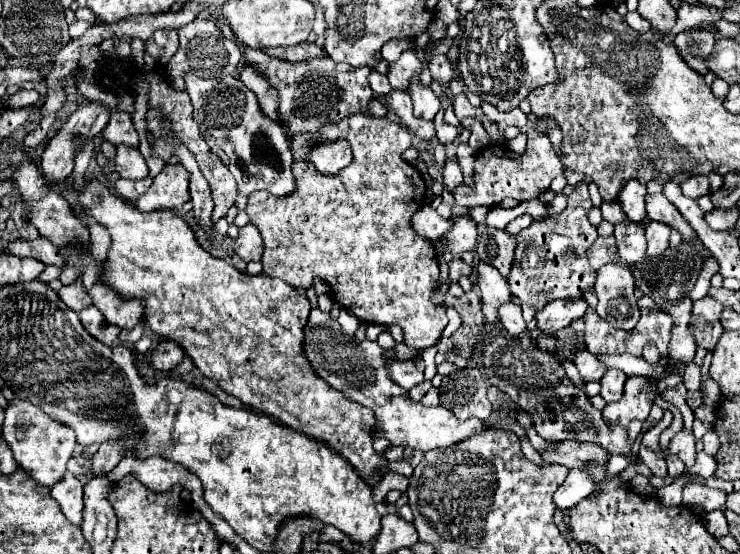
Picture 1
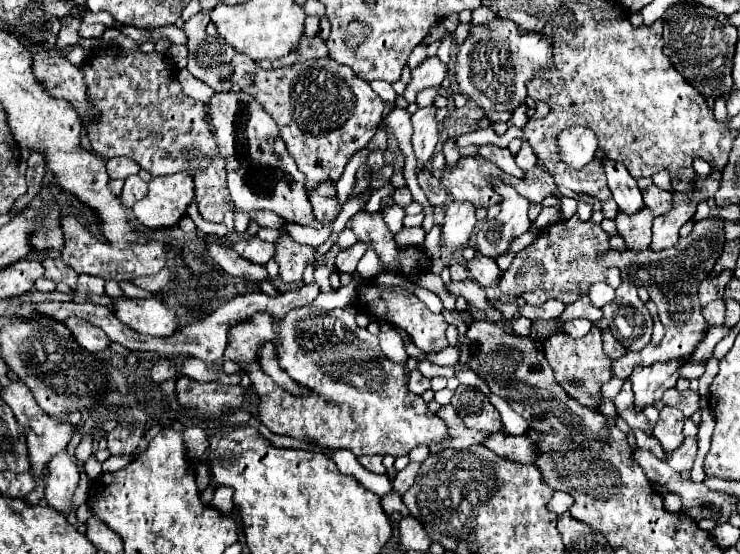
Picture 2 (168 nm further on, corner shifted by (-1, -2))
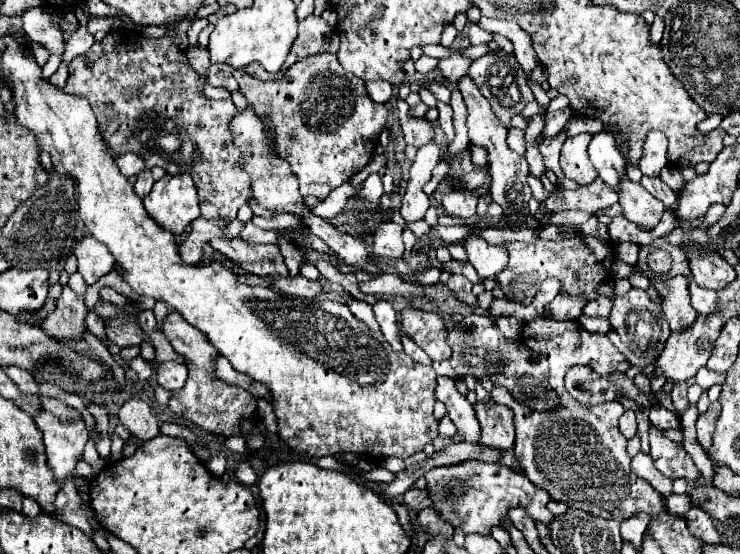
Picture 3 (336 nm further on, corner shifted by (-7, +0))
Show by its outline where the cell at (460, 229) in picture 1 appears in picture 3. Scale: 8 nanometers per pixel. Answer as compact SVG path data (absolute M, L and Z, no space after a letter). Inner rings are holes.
M451 191L443 197L441 205L447 215L457 215L457 217L469 219L475 215L477 199L475 199L475 195L459 195L459 191Z

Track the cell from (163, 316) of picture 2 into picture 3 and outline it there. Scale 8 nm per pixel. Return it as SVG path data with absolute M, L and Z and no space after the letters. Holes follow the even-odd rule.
M177 311L167 313L167 317L163 321L163 333L165 333L167 341L173 345L173 349L189 361L187 363L187 369L189 369L187 383L185 383L185 387L177 389L171 395L171 401L169 401L171 411L193 421L195 425L199 425L211 433L221 433L225 437L239 433L239 421L243 417L255 415L255 397L249 391L227 385L225 381L221 381L213 375L213 359L217 355L217 349L207 341L207 337L197 327L187 323L183 319L183 315L179 315Z

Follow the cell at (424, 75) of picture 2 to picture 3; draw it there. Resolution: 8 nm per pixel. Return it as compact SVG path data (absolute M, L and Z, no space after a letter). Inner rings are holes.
M455 53L453 57L439 60L436 70L443 76L443 81L457 83L469 69L471 59Z

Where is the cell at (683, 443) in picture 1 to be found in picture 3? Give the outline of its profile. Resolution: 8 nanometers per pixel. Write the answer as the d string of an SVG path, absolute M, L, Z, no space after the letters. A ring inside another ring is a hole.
M661 405L651 407L649 421L655 423L655 427L663 427L663 429L679 429L681 427L679 415L675 411L669 411L669 409L661 407Z

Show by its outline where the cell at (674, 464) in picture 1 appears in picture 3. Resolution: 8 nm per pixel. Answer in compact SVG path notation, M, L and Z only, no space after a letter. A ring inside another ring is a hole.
M719 401L711 403L707 413L699 415L699 419L697 419L697 437L699 437L699 443L701 443L701 447L705 451L709 451L709 447L711 447L711 439L713 439L717 417L719 417Z

